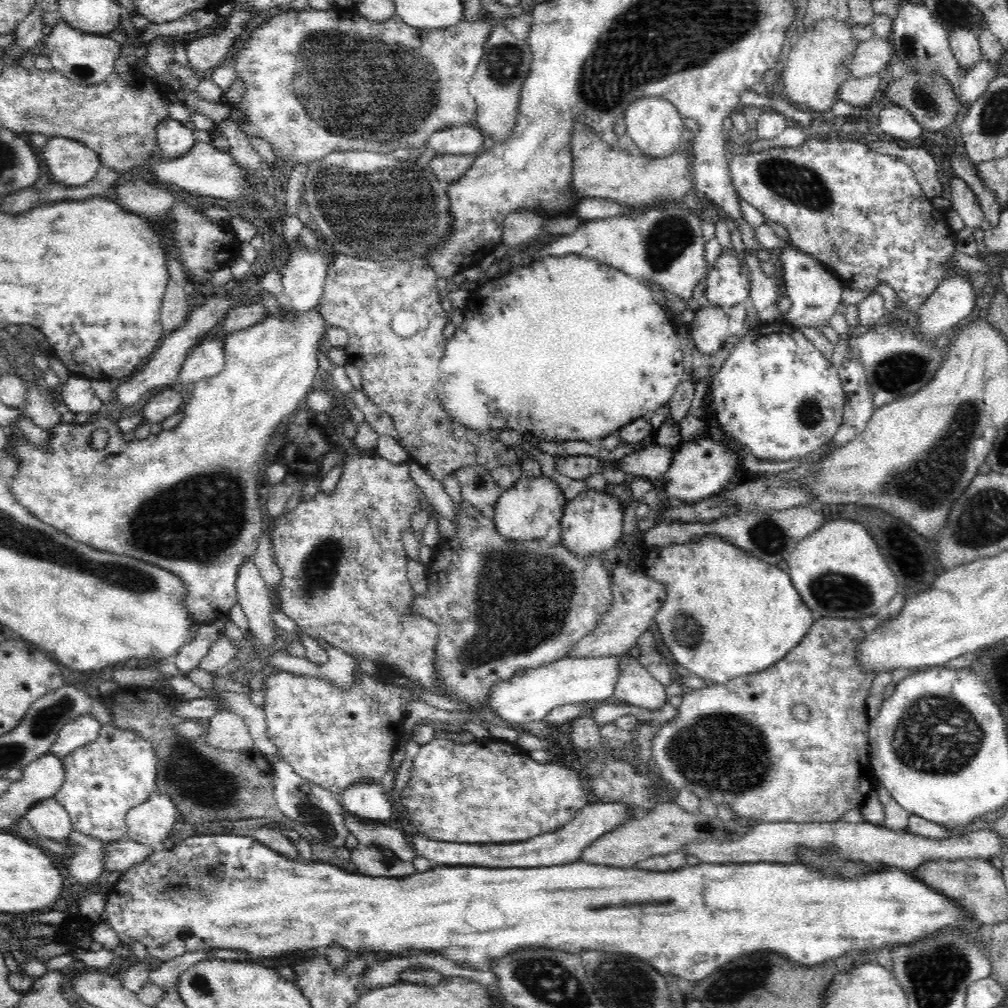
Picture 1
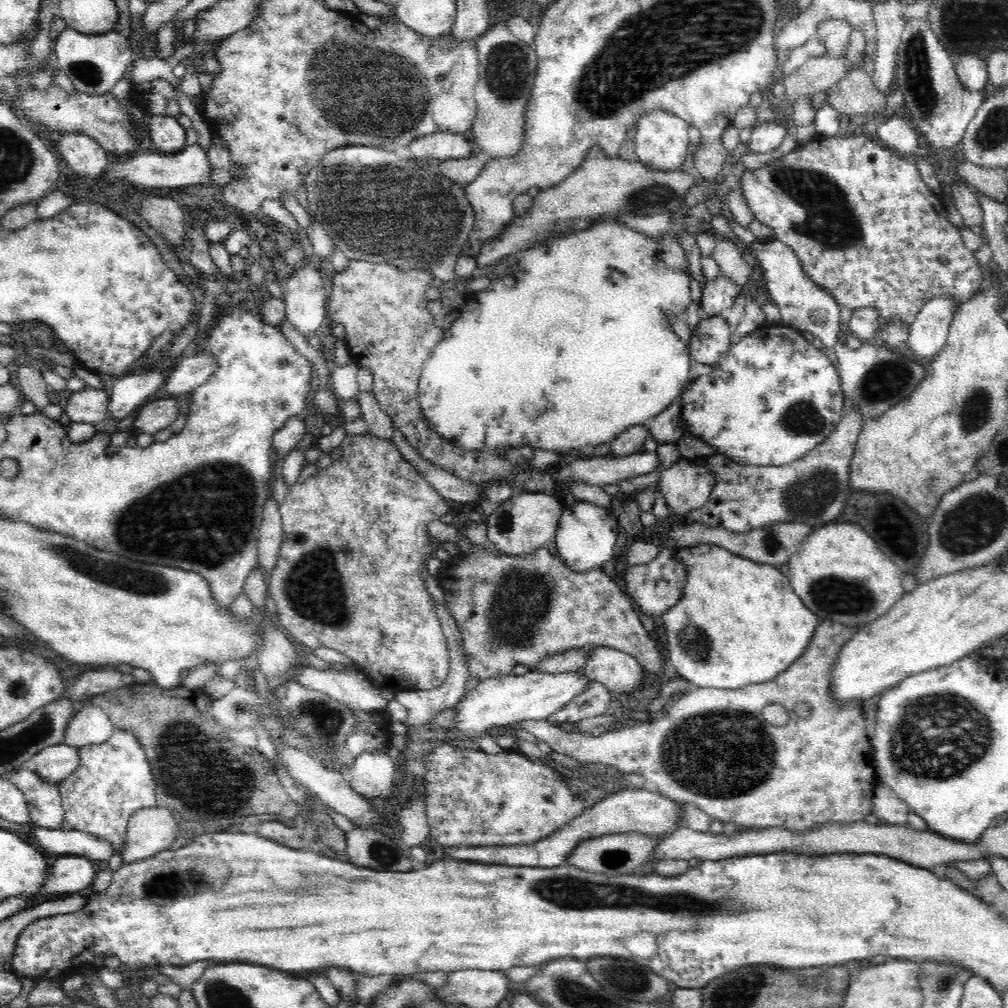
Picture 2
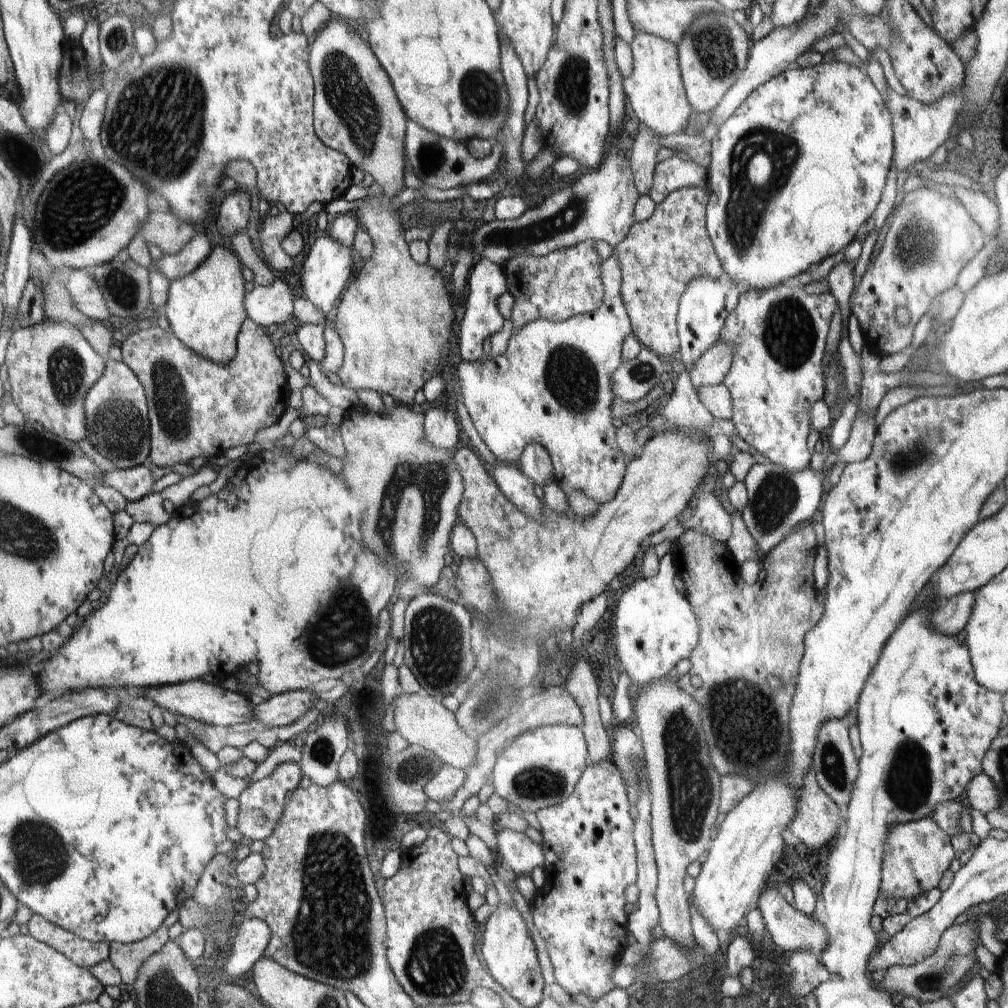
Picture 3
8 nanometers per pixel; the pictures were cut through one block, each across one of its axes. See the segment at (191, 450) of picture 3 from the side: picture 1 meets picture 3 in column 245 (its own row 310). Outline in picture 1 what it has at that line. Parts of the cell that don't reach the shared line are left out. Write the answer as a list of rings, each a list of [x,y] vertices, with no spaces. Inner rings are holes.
[[[333,253],[325,280],[325,288],[320,302],[321,314],[329,327],[339,327],[350,336],[346,347],[348,362],[360,369],[362,375],[361,392],[381,411],[389,414],[400,435],[399,444],[409,452],[412,461],[418,462],[432,478],[442,482],[454,470],[468,465],[480,465],[493,472],[502,465],[519,462],[521,452],[504,446],[493,433],[477,432],[465,428],[456,419],[448,419],[444,411],[438,386],[440,386],[440,364],[445,354],[446,338],[444,328],[450,322],[442,308],[442,293],[436,286],[436,272],[429,266],[412,261],[389,261],[375,263],[342,253]],[[412,310],[418,316],[420,329],[411,338],[400,339],[392,331],[392,318],[400,311]]]

